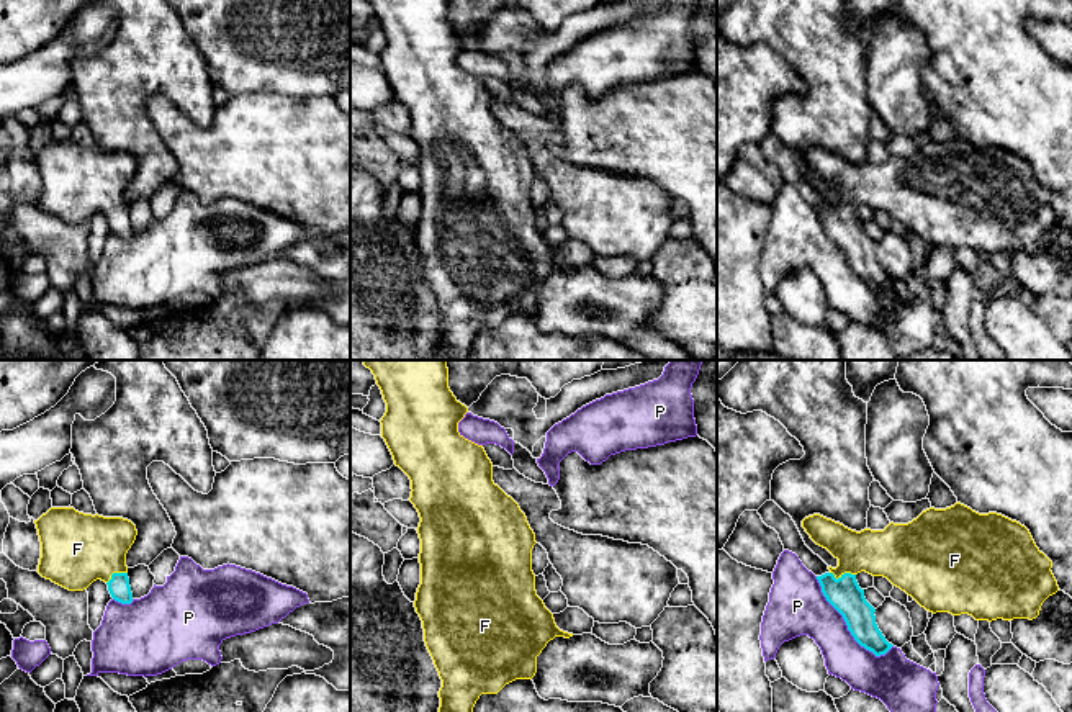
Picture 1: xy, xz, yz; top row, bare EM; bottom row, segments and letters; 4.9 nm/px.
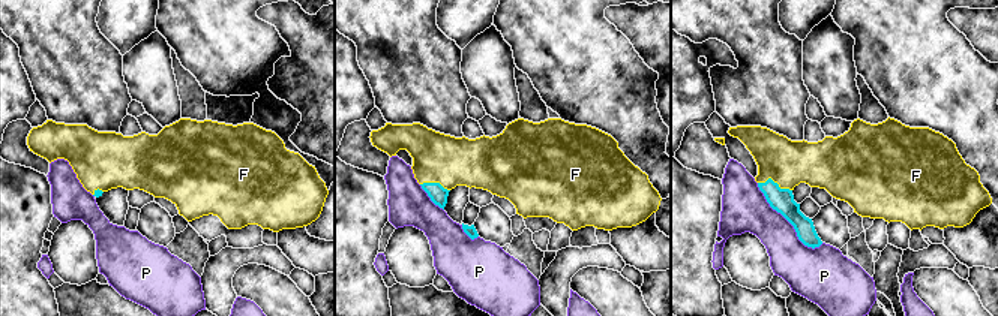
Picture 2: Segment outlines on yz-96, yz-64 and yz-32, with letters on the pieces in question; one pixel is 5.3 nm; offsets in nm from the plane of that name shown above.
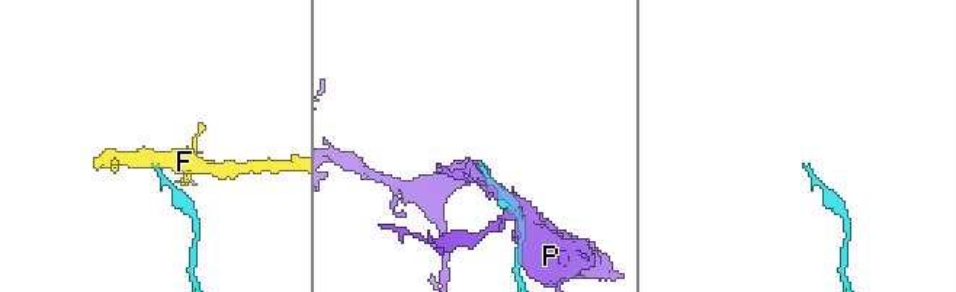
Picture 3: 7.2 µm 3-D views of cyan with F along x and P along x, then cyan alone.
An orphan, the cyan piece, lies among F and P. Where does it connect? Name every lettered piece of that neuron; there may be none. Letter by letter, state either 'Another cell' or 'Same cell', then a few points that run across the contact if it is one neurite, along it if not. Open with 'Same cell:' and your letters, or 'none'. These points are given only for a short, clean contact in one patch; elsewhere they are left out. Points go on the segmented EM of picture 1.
Same cell: F
F: Same cell. Line: yz (845, 594), (843, 575), (864, 554), (889, 554)
P: Another cell

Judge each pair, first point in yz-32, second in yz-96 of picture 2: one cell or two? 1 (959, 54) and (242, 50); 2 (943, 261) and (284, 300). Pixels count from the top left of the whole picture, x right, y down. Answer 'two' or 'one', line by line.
1: one
2: two

